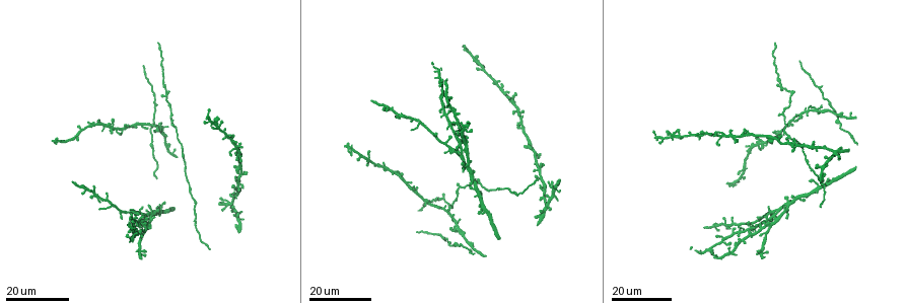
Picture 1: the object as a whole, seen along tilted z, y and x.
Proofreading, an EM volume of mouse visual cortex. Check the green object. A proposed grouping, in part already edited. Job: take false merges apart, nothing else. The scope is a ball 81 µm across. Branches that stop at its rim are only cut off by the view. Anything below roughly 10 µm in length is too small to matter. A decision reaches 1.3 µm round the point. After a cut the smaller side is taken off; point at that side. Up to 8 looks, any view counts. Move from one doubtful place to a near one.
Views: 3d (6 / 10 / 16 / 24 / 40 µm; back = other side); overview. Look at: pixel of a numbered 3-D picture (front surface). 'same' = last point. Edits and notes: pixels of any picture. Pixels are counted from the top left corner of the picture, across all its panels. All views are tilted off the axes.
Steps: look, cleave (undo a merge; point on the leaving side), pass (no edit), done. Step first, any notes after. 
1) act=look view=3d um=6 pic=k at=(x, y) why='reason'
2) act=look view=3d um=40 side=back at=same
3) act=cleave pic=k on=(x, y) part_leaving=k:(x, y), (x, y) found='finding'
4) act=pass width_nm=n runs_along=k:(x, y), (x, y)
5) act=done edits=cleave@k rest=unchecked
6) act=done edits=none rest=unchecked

act=look view=3d um=16 pic=1 at=(683, 135) why='sudden change in width'

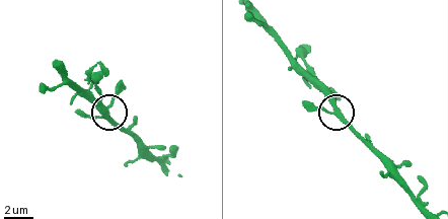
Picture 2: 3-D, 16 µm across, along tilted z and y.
act=look view=3d um=6 pic=2 at=(331, 101) why='zoom in'

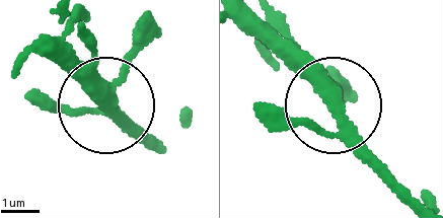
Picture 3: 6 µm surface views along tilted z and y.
act=look view=3d um=6 side=back pic=3 at=(337, 103) why='from behind'

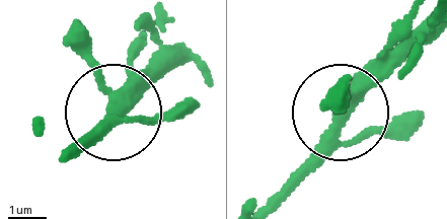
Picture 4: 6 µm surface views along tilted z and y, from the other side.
act=pass runs_along=4:(71, 157), (168, 66) found='one cell here'

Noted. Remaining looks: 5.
act=look view=3d um=24 pic=1 at=(517, 196) why='calibre changes'

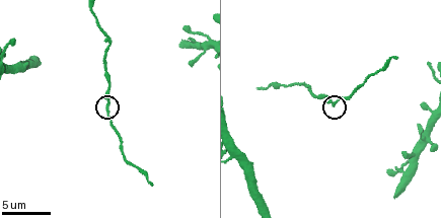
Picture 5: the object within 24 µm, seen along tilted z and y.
act=look view=3d um=10 pic=5 at=(107, 104)

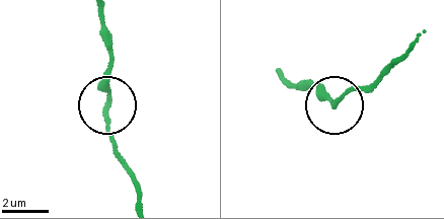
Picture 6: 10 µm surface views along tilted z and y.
act=look view=3d um=10 side=back pic=6 at=(106, 106)

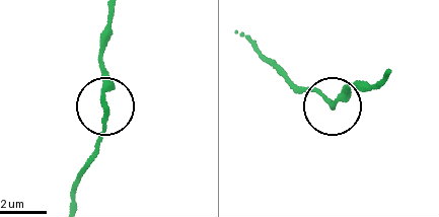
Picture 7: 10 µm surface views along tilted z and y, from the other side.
act=pass runs_along=7:(107, 16), (108, 89), (102, 137), (93, 158) found='all the same cell'

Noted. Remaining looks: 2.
act=look view=3d um=16 pic=1 at=(772, 211) why='small branch off a trunk'

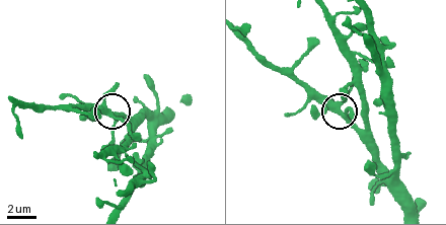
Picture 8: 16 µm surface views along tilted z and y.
act=look view=3d um=6 pic=8 at=(114, 118) why='closer look'

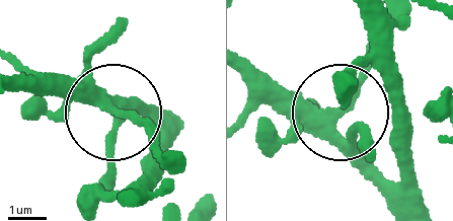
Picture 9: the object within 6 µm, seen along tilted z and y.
act=pass side_arm_um=35 found='all the same cell'

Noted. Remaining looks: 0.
act=done edits=none rest=unchecked

